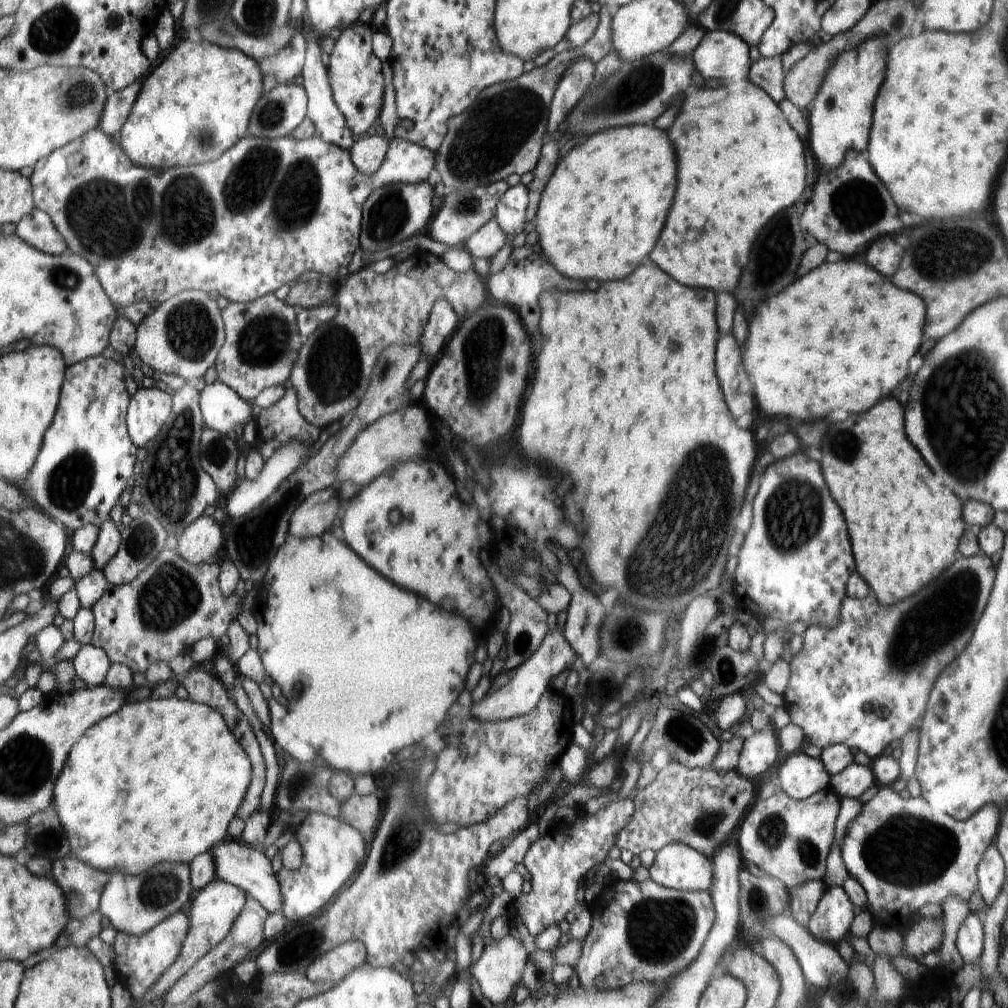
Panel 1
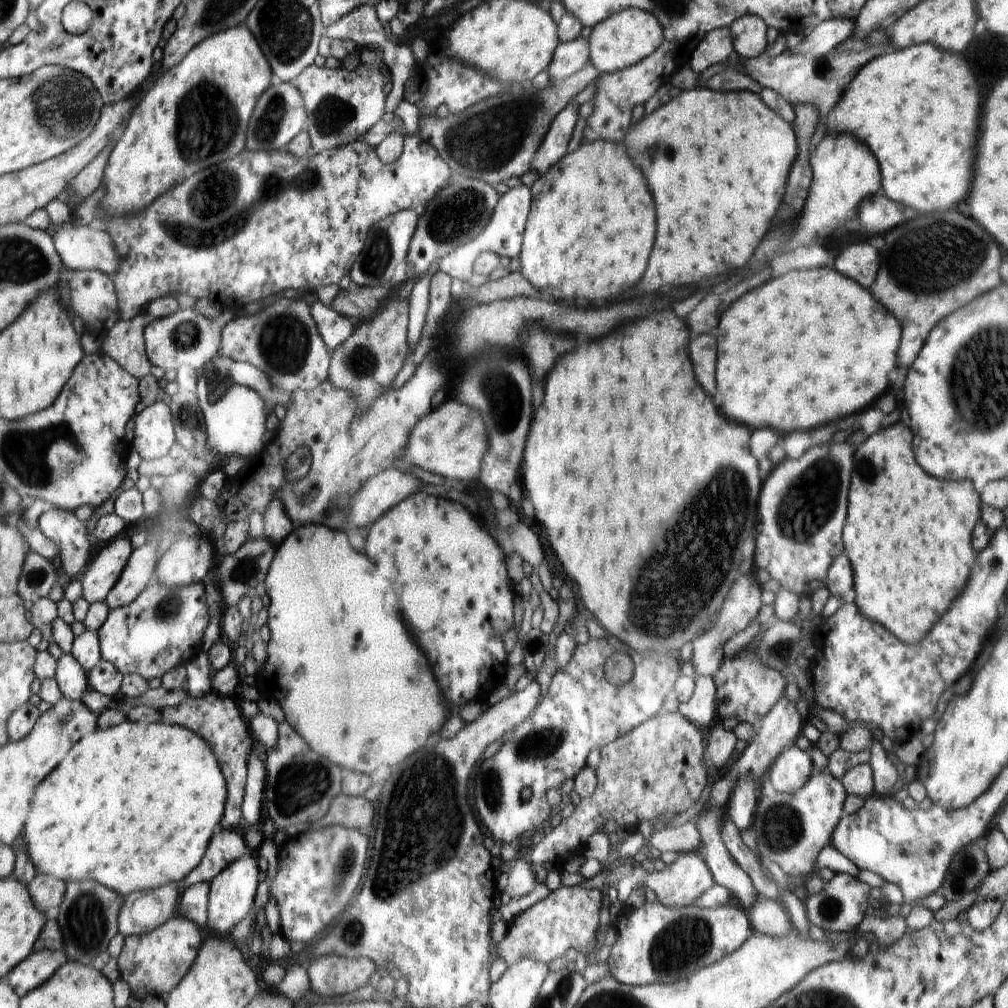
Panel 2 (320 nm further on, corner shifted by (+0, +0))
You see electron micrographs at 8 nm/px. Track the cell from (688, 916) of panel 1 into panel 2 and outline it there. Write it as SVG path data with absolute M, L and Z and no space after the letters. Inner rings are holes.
M660 902L646 903L637 909L628 907L622 909L614 926L617 937L607 959L610 966L609 974L618 982L627 985L670 984L674 980L685 981L688 974L700 970L702 966L710 966L738 950L754 933L747 912L735 903L711 909L696 905L668 908Z

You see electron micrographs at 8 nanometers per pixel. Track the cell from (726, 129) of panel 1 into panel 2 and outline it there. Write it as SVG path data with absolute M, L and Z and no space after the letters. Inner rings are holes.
M694 88L694 90L682 92L680 96L672 98L666 106L660 105L652 113L644 115L631 125L623 143L626 144L626 150L628 150L630 158L634 160L634 164L638 164L638 168L642 170L642 174L648 180L648 188L652 192L652 198L654 198L654 204L656 204L656 216L658 216L656 244L652 248L650 262L648 262L648 268L646 268L646 274L642 278L642 286L640 286L638 294L640 292L652 294L662 286L686 287L686 284L690 288L697 288L699 285L708 286L708 284L716 282L718 278L722 278L726 274L732 274L734 270L742 268L750 260L754 250L760 246L760 242L762 242L764 234L768 232L768 228L772 226L776 210L778 210L780 200L784 196L784 188L786 188L790 166L792 166L792 162L794 162L798 152L797 138L792 125L782 120L777 112L772 112L770 108L766 108L761 96L749 90L712 92L708 88Z

